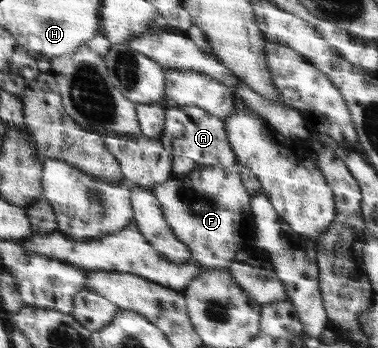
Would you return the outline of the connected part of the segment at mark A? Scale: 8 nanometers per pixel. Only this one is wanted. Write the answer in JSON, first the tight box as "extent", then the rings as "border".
{"extent":[159,106,237,166],"border":[[[197,106],[168,107],[166,111],[165,132],[159,138],[171,156],[187,156],[200,166],[237,165],[235,153],[231,148],[224,120]]]}

